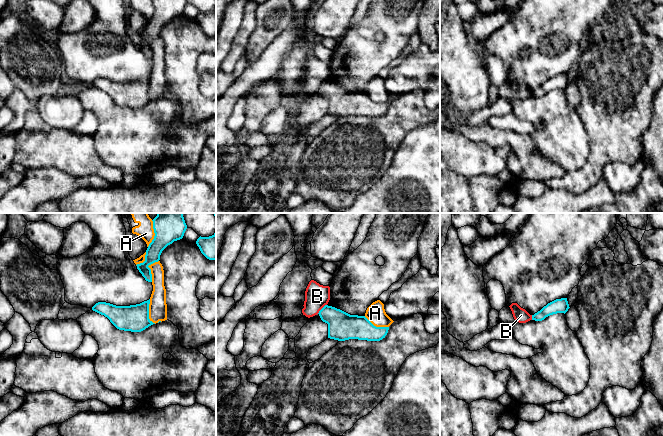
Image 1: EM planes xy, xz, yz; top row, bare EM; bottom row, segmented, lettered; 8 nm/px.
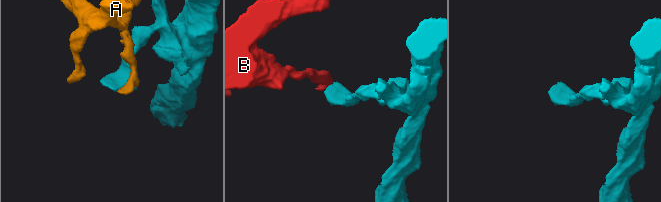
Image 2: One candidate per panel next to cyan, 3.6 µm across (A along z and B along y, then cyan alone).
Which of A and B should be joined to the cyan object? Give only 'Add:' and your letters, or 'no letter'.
Add: no letter

